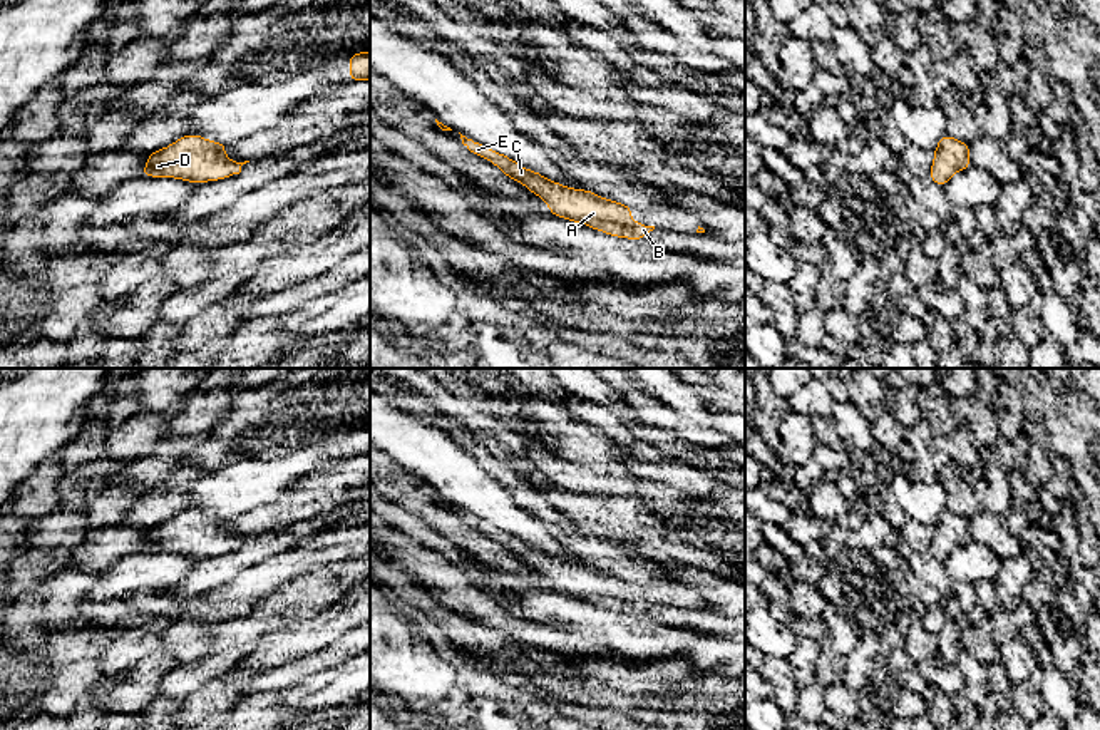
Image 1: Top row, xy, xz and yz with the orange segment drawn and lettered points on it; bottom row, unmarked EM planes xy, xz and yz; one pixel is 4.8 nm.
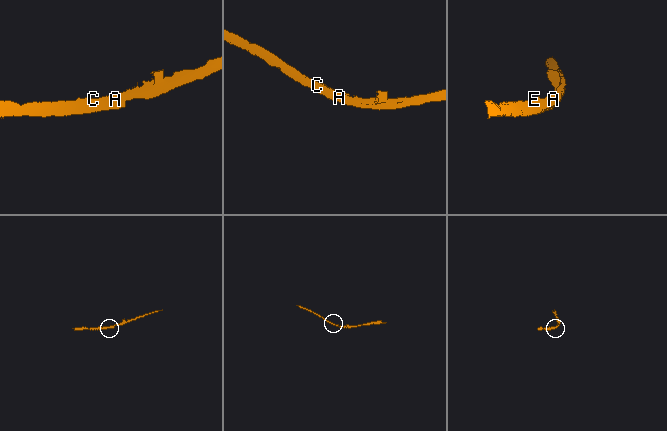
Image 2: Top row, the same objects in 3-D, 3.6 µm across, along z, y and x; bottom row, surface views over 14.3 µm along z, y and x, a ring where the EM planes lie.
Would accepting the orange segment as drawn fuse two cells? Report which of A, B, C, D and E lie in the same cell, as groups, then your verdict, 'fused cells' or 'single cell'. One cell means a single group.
A B C D E; single cell

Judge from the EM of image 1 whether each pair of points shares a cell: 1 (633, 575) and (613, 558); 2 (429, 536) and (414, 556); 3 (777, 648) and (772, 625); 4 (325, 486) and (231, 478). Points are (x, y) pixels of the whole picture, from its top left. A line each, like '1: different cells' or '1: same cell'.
1: same cell
2: different cells
3: same cell
4: different cells

